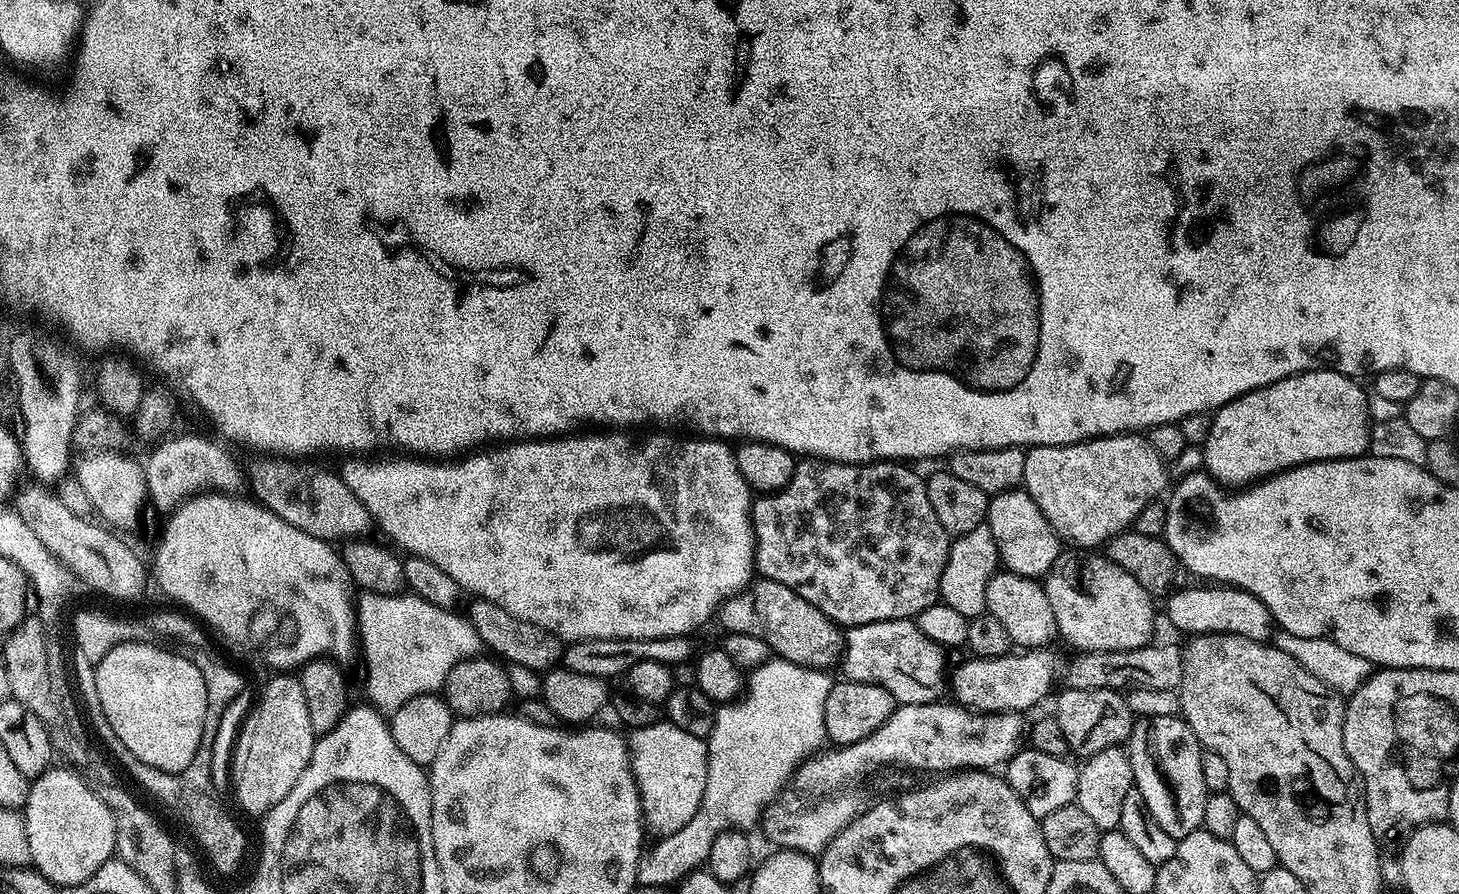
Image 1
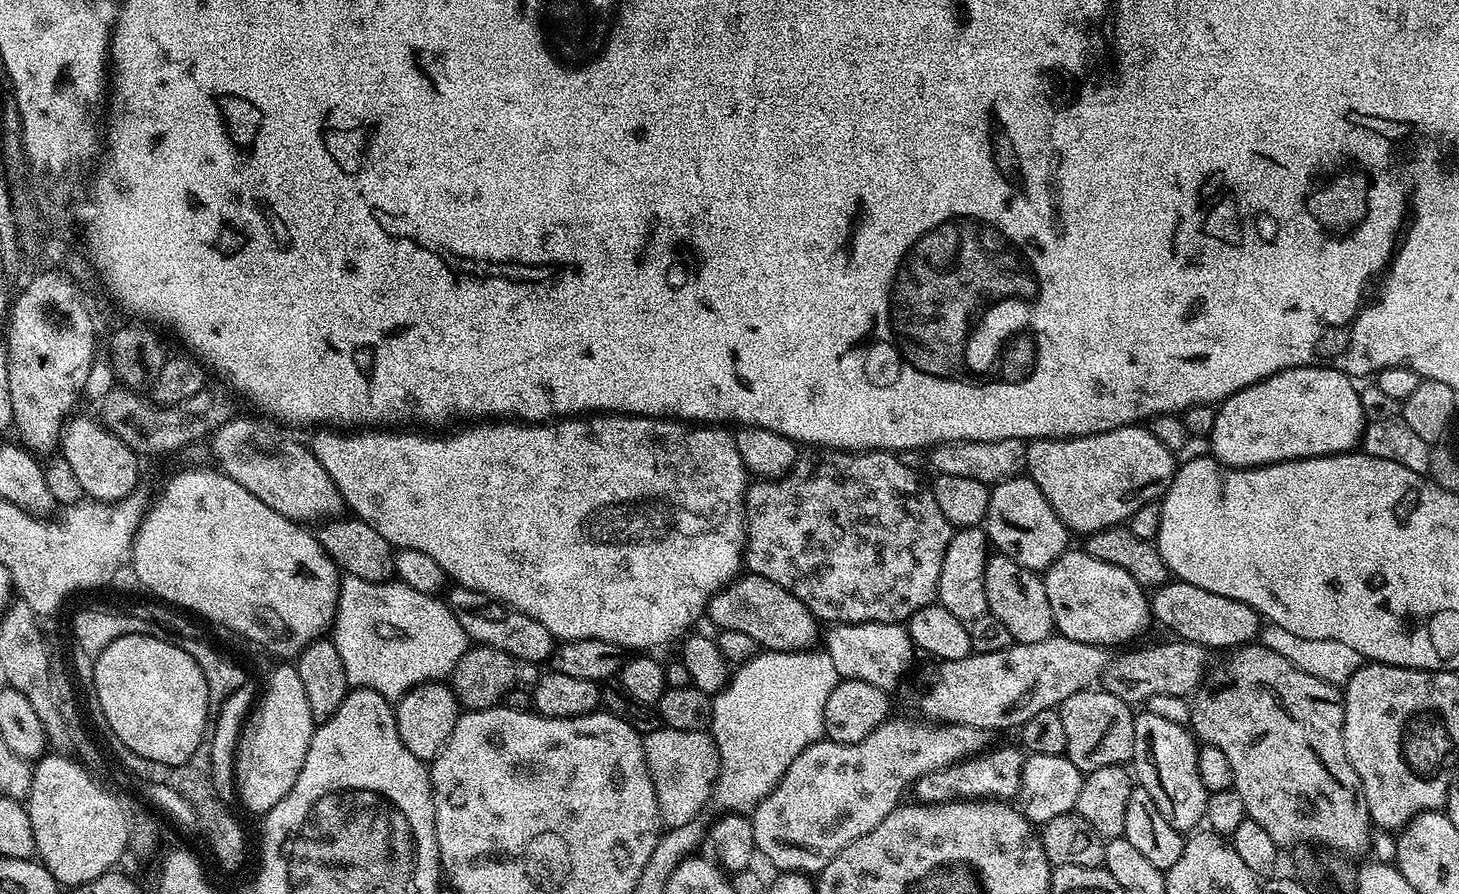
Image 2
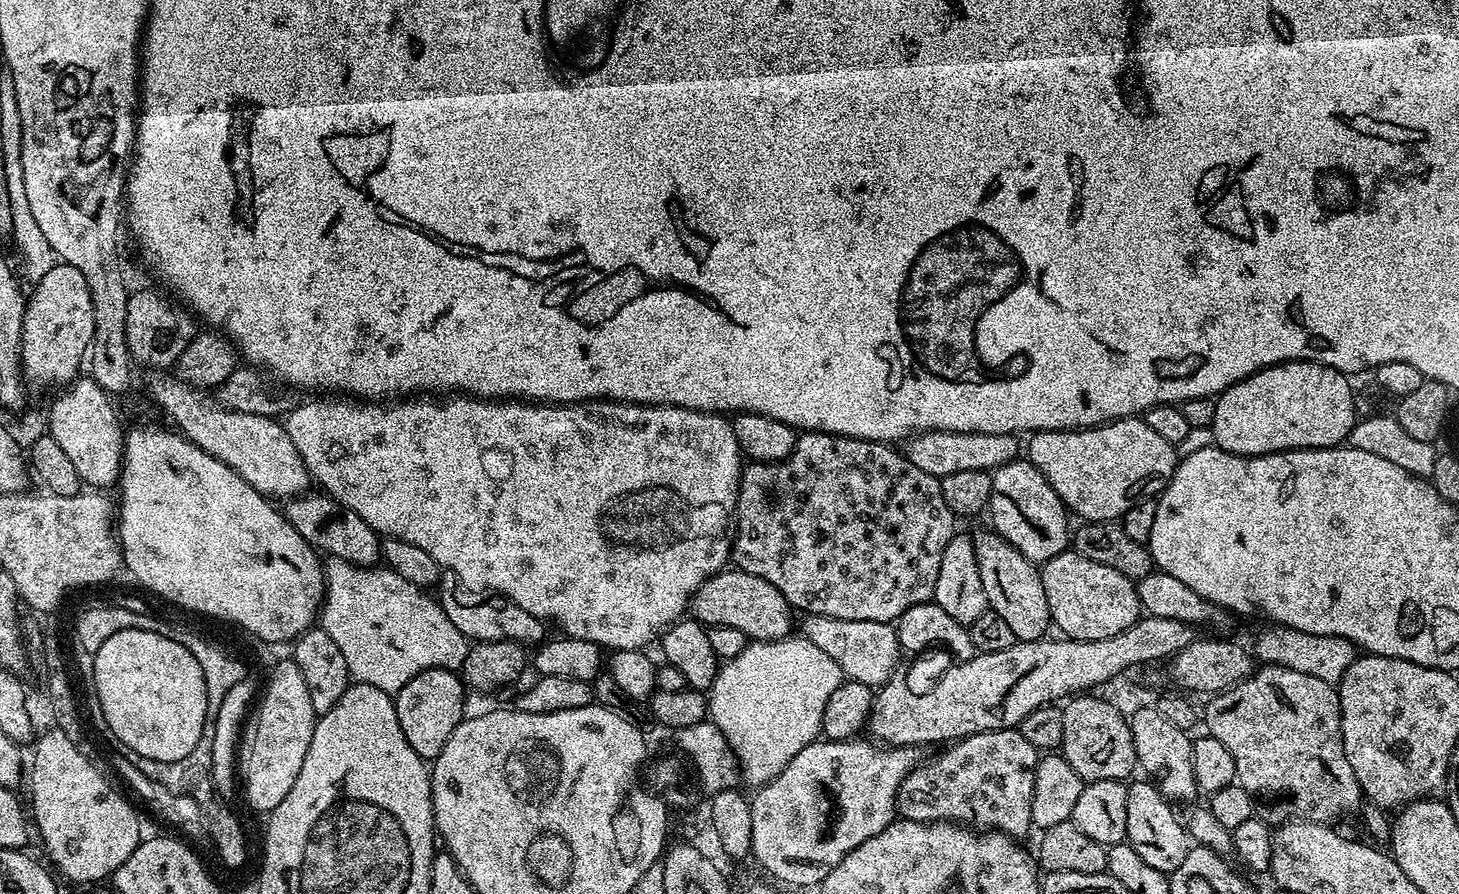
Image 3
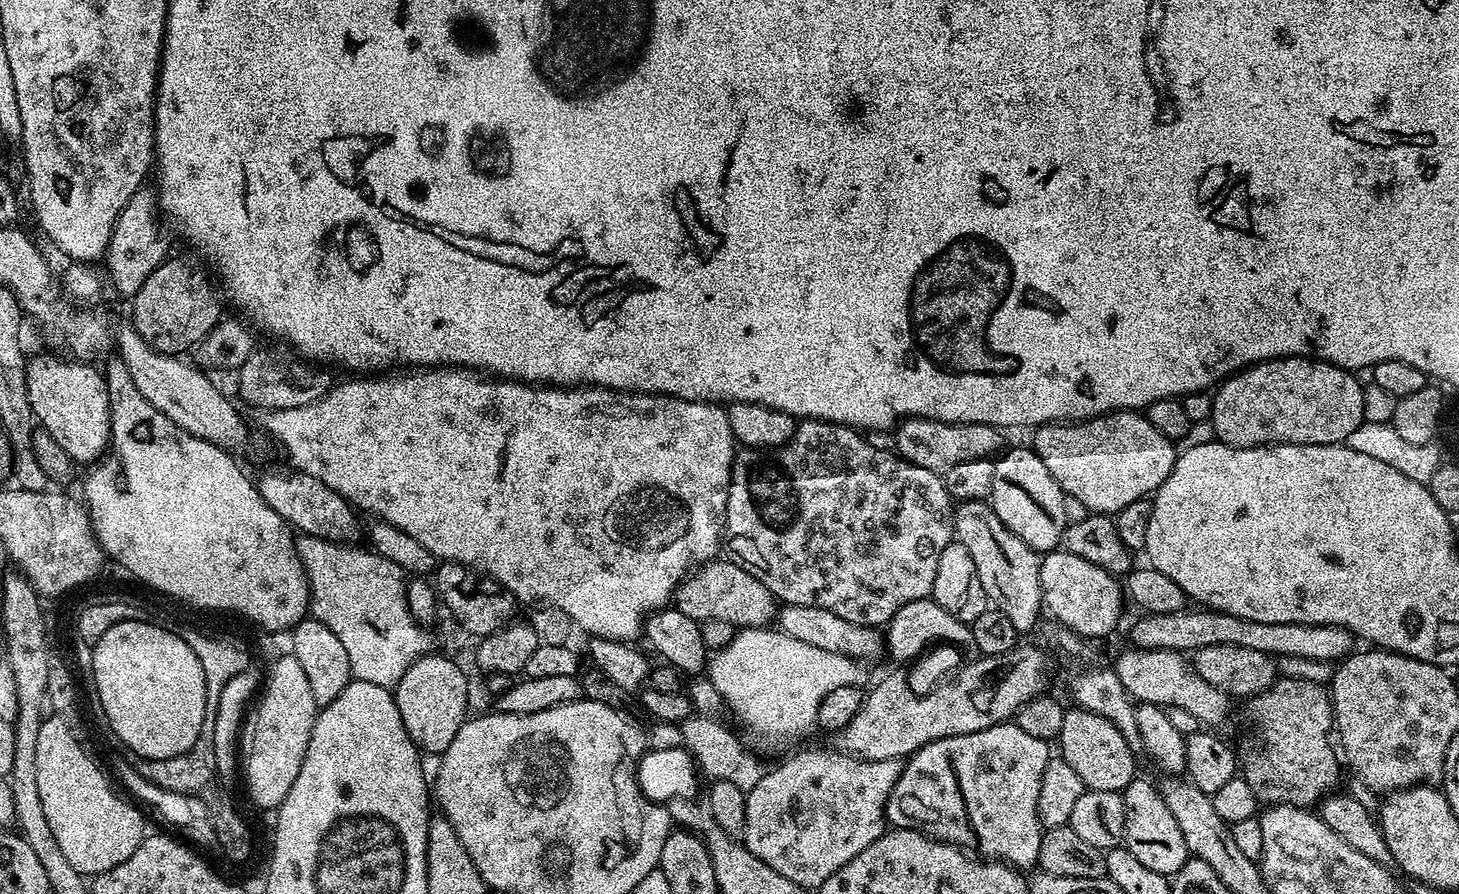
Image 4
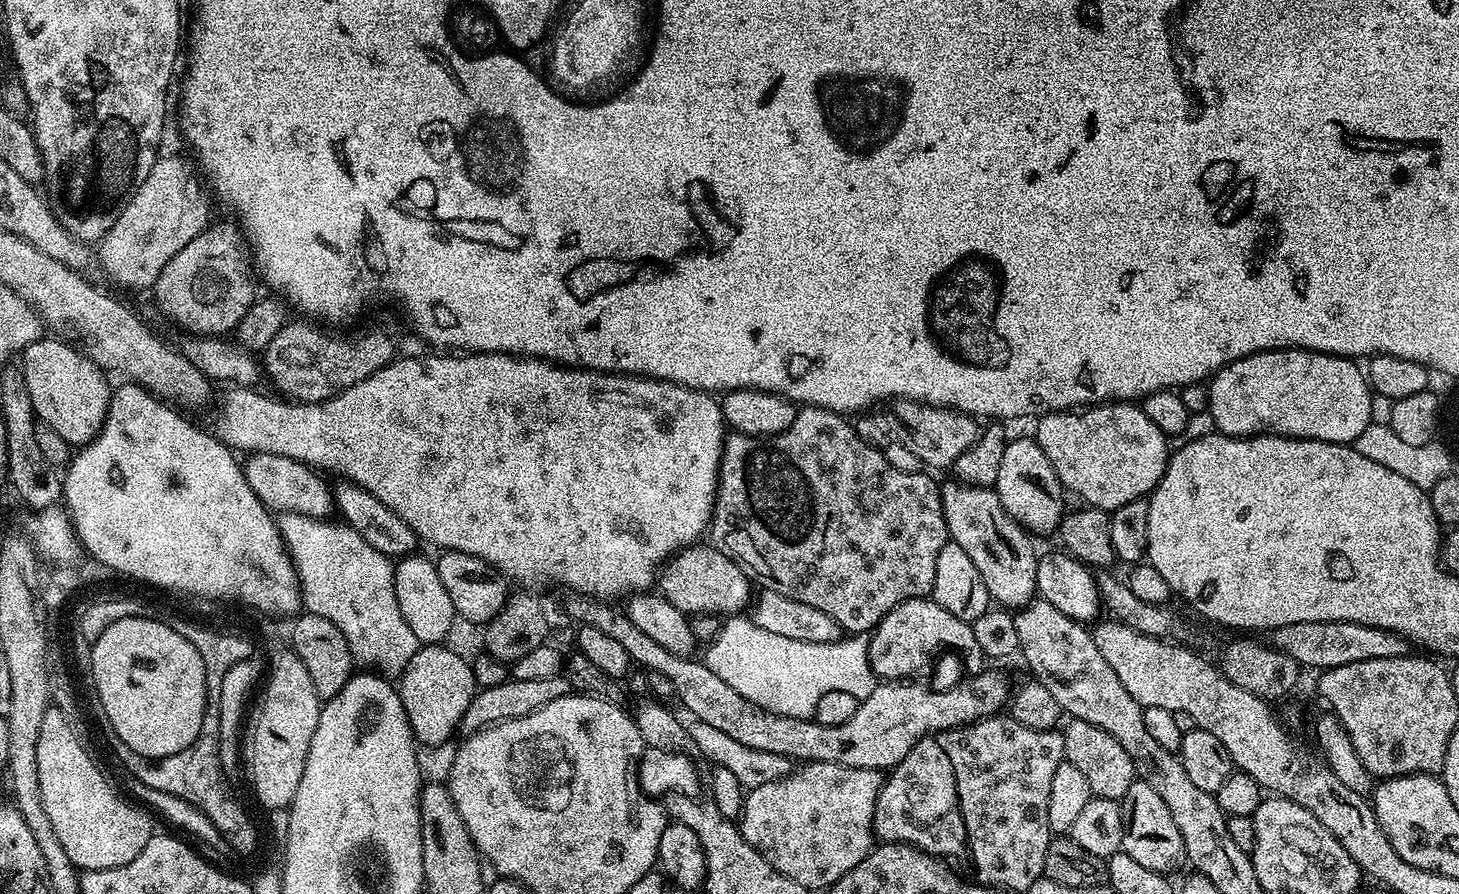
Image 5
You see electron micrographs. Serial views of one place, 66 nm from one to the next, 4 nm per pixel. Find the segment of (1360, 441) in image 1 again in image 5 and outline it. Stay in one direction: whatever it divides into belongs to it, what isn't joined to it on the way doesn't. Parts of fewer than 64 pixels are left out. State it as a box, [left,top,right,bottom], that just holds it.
[1208,348,1374,445]

